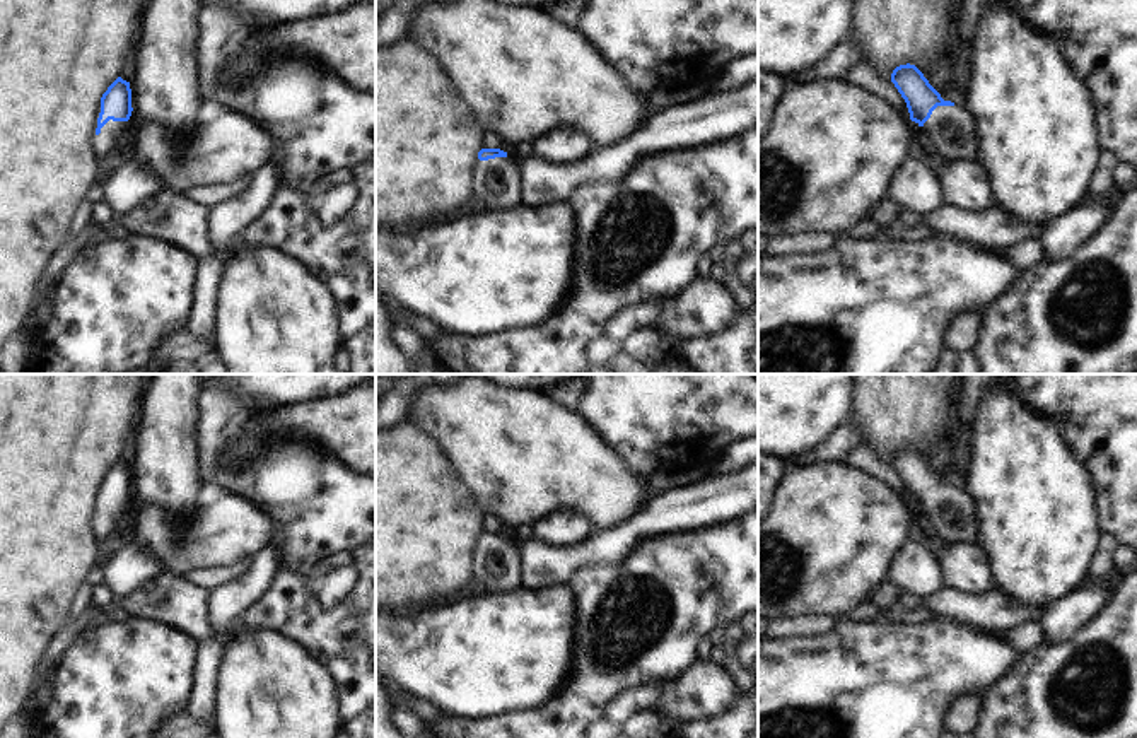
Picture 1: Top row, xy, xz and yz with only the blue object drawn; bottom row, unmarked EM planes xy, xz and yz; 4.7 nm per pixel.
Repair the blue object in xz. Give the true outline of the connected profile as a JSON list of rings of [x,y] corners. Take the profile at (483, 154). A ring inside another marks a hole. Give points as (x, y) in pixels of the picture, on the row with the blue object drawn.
[[[481,149],[473,169],[471,195],[487,210],[517,207],[522,196],[519,166],[500,149]]]

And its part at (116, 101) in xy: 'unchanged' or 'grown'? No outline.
grown

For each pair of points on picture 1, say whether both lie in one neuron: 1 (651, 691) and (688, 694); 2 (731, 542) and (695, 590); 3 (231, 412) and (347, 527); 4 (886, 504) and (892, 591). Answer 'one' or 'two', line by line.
1: two
2: one
3: one
4: two

